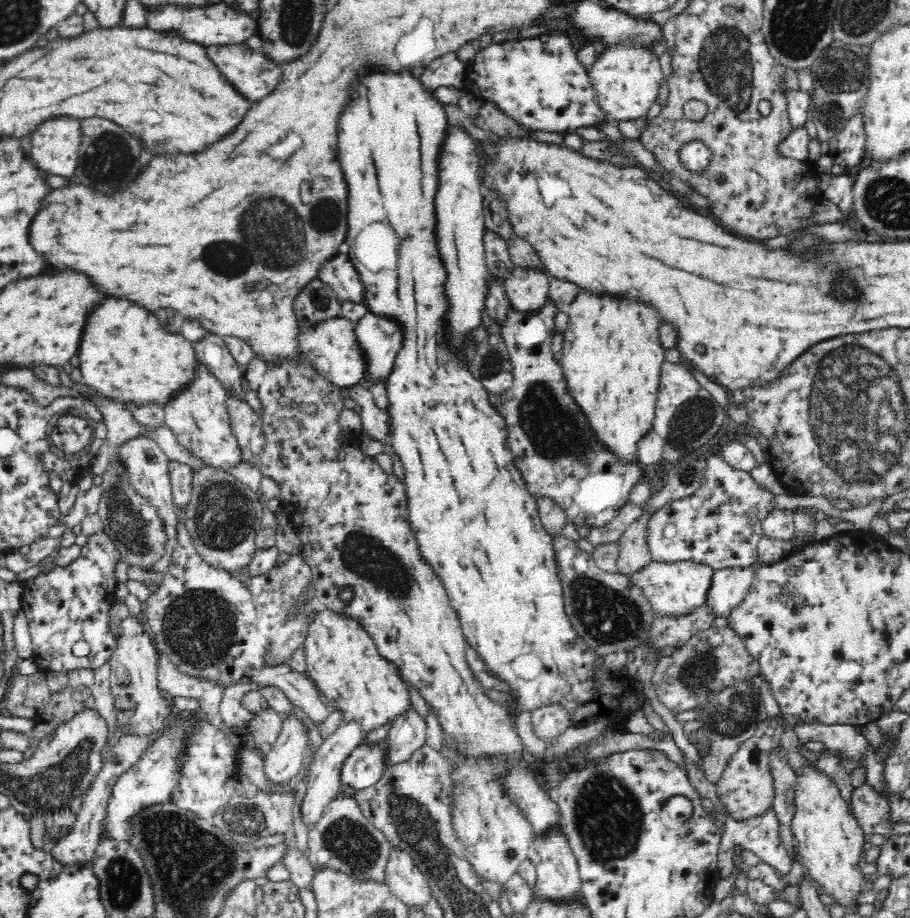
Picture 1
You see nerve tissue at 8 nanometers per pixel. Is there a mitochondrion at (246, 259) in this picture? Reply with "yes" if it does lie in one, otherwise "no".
yes

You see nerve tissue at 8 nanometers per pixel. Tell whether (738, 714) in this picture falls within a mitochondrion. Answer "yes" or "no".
yes

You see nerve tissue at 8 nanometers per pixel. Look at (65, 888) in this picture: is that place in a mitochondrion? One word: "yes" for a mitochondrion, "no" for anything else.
no

